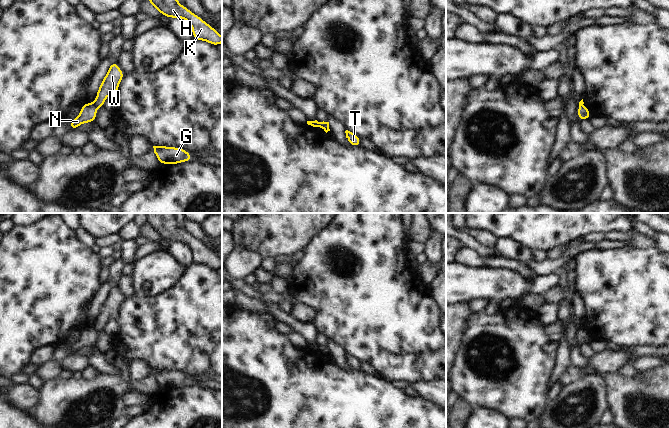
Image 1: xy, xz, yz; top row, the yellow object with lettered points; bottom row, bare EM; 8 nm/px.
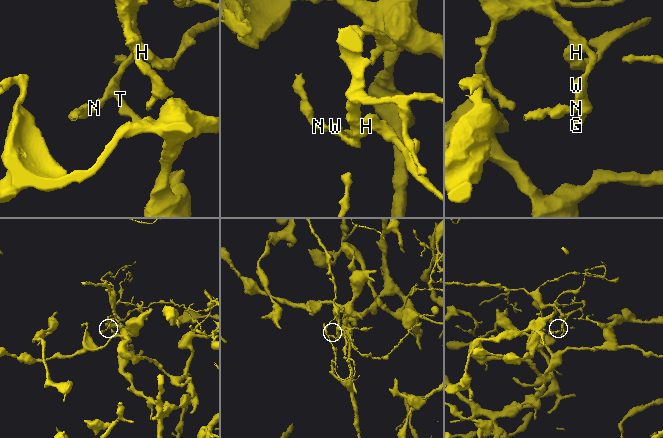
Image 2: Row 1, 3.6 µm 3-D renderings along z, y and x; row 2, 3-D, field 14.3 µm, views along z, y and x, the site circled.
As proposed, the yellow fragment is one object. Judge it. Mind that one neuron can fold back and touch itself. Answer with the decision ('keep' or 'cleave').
cleave

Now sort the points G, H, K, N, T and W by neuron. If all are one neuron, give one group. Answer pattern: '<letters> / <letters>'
G H K T W / N

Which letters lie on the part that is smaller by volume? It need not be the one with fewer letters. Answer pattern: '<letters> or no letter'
N

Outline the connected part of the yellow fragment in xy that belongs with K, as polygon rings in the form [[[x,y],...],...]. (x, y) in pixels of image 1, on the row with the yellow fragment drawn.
[[[148,0],[163,16],[182,18],[192,27],[193,39],[208,42],[214,46],[222,43],[222,36],[198,15],[191,12],[178,0]]]

